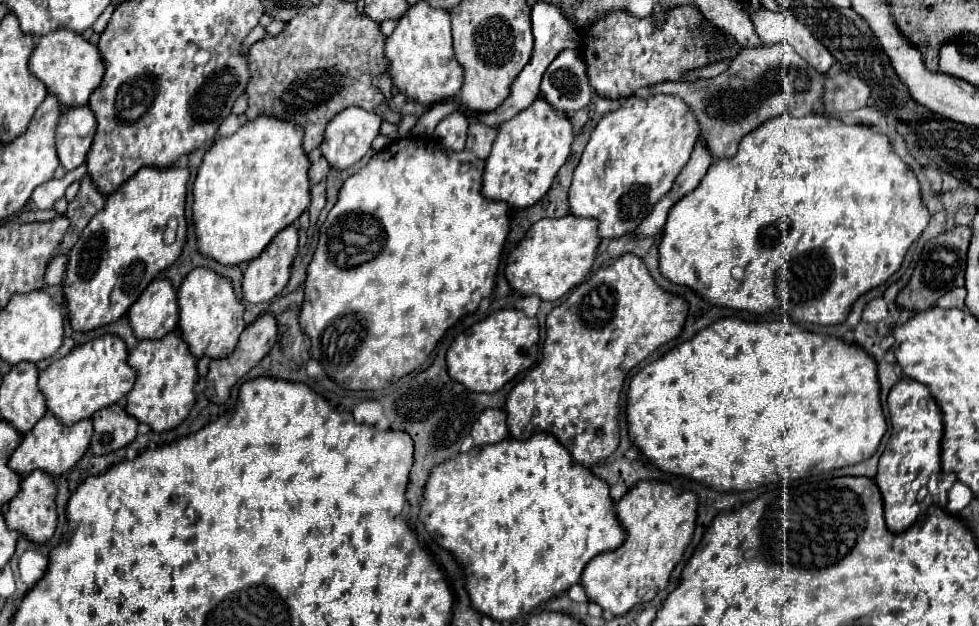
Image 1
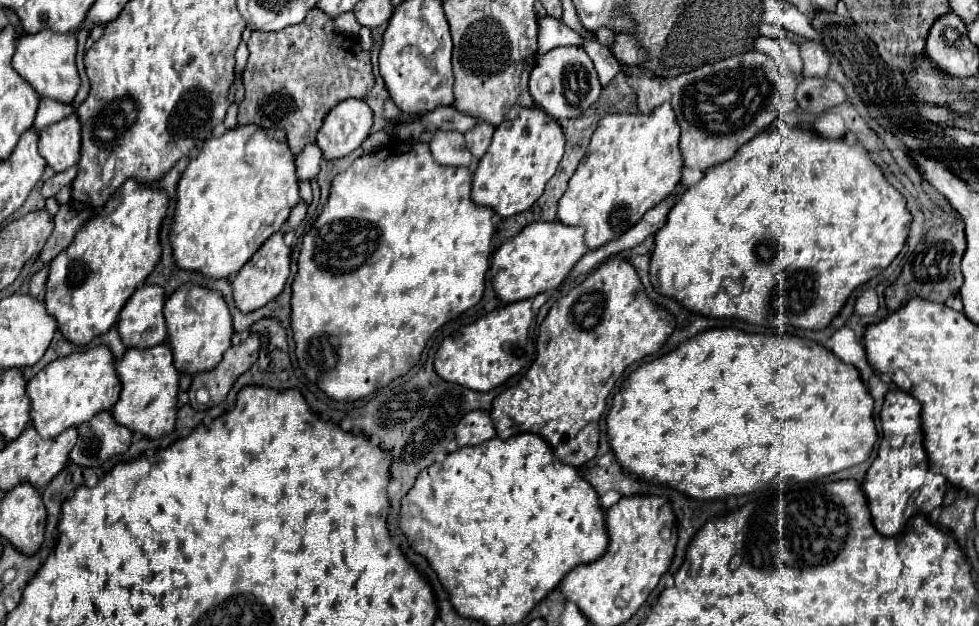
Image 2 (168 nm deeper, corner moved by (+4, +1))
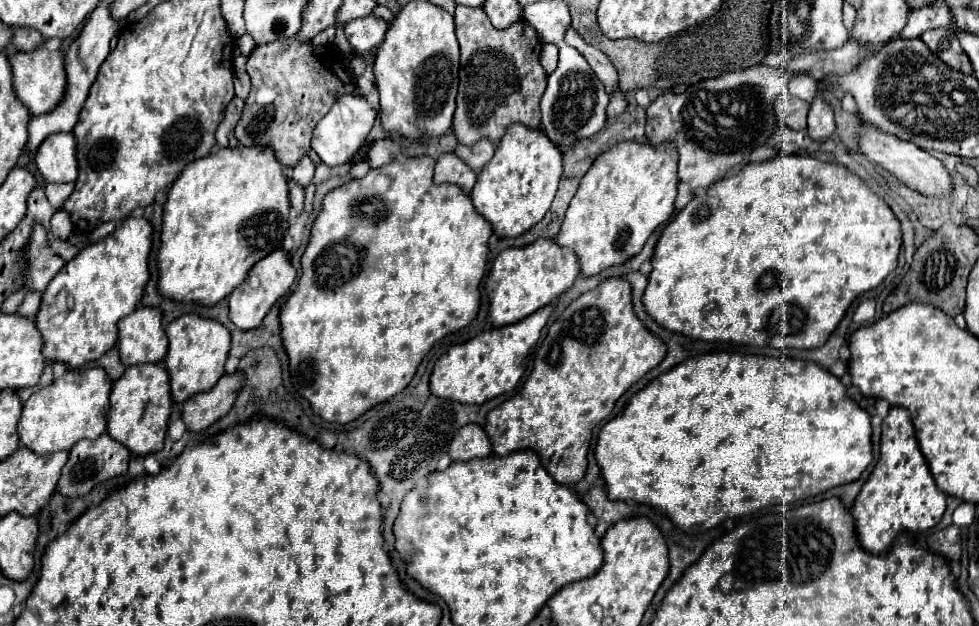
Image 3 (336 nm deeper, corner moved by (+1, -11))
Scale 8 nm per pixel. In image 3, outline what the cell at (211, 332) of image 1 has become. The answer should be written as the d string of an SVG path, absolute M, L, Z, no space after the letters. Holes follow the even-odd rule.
M182 315L166 327L170 339L166 355L166 371L170 375L170 395L176 403L188 397L210 391L224 375L224 363L230 351L230 331L214 319L202 319L198 315Z

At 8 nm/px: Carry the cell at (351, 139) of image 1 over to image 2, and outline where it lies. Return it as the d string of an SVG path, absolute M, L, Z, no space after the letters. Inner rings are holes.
M345 99L323 119L317 145L325 159L339 159L359 149L373 127L373 111L361 99Z

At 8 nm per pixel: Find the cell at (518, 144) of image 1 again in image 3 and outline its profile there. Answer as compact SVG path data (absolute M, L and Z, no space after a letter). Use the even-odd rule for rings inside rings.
M514 123L508 127L506 135L496 145L496 153L494 153L492 161L488 161L484 165L484 169L478 173L478 181L476 181L470 197L472 197L474 209L490 221L490 225L498 237L518 237L524 231L532 229L546 215L546 211L550 209L552 199L556 195L560 175L562 175L562 153L560 153L560 149L554 147L552 141L548 141L542 135L542 131L528 129L520 123Z

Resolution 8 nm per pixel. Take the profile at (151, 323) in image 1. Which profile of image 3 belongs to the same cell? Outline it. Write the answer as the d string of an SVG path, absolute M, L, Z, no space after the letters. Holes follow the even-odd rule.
M138 307L118 323L120 361L130 365L160 363L168 353L168 337L162 325L162 313L154 307Z

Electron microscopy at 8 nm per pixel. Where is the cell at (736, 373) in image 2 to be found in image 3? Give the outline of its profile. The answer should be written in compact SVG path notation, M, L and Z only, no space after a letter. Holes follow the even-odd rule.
M706 353L700 357L686 359L684 363L662 373L648 387L638 391L630 399L630 403L622 411L622 415L618 415L602 425L598 443L594 449L594 457L600 465L600 473L604 477L608 495L612 495L612 499L628 499L628 501L658 507L670 517L670 521L680 531L692 535L692 533L704 533L704 531L720 525L728 517L740 517L740 515L754 513L754 511L760 511L762 507L770 507L770 505L794 503L798 499L814 497L814 495L824 493L832 487L856 481L872 461L870 435L872 435L870 415L864 409L860 409L846 395L846 389L838 377L834 377L824 367L816 365L814 361L774 359L774 357L760 357L760 355L756 357L756 355L742 355L742 353Z

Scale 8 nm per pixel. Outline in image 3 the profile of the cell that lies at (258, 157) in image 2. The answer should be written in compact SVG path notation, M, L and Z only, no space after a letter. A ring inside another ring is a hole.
M268 147L218 149L214 155L188 163L176 183L170 187L162 213L162 233L158 249L158 291L162 297L178 303L216 305L228 297L246 277L250 267L268 253L282 247L288 229L288 179L284 167Z

